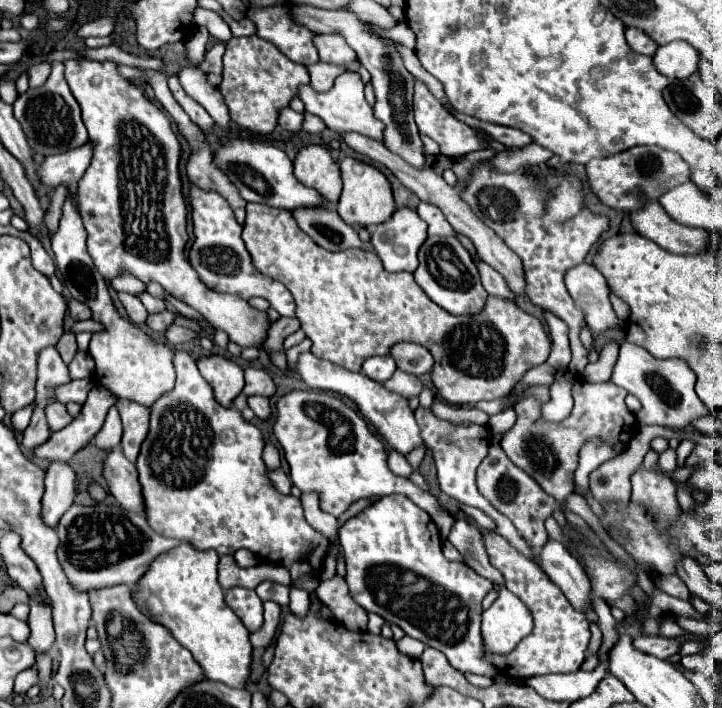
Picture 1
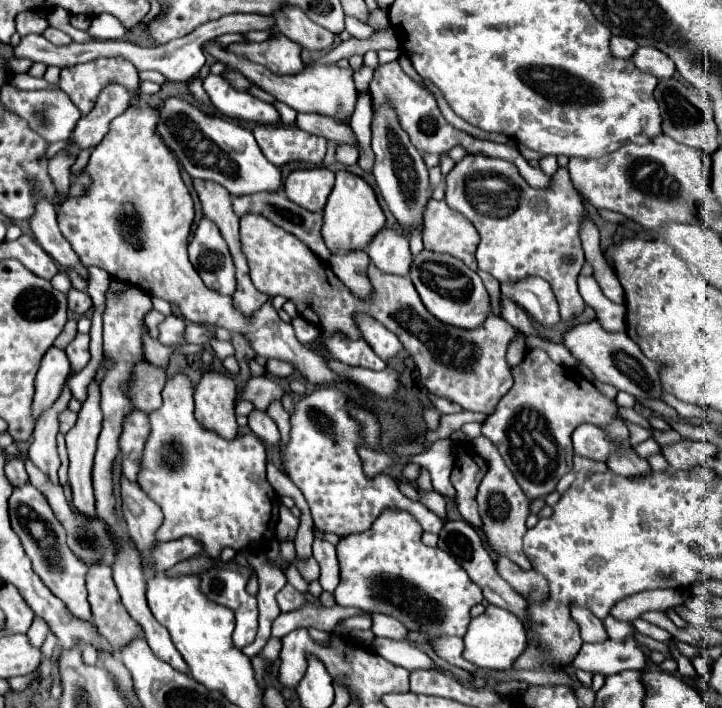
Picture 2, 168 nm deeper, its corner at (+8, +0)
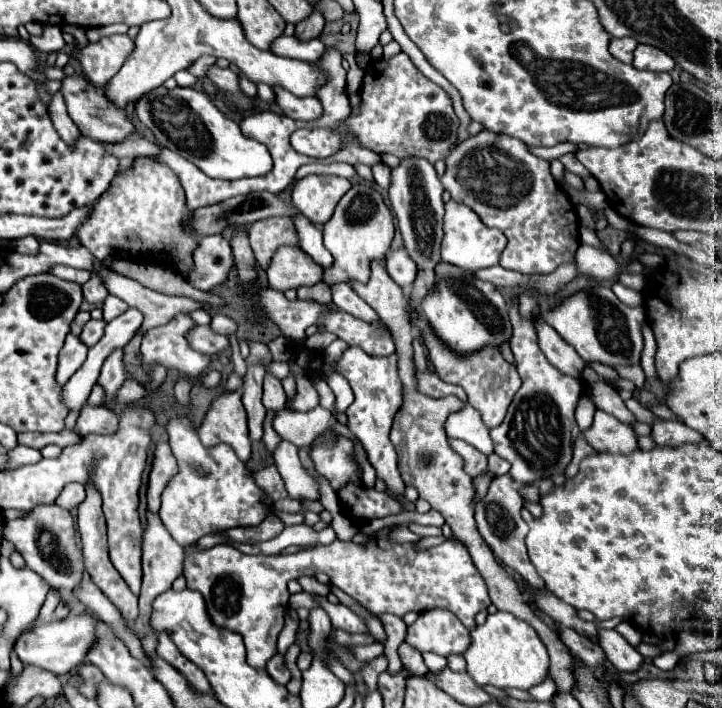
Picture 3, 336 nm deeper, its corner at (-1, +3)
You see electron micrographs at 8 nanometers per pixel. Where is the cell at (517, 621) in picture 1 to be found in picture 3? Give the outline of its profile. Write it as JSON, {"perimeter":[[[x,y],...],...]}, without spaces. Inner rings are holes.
{"perimeter":[[[497,611],[489,615],[483,625],[477,625],[471,631],[471,639],[471,647],[465,651],[465,661],[467,673],[479,687],[489,683],[499,689],[531,689],[541,683],[549,671],[549,655],[543,641],[537,637],[537,631],[513,613]]]}

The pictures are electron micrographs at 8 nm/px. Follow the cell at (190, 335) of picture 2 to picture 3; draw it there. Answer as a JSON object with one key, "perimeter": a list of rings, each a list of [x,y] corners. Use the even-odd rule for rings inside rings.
{"perimeter":[[[215,315],[209,323],[209,327],[215,331],[215,333],[221,333],[221,335],[229,335],[229,333],[235,333],[237,331],[237,325],[233,319],[225,317],[225,315]]]}

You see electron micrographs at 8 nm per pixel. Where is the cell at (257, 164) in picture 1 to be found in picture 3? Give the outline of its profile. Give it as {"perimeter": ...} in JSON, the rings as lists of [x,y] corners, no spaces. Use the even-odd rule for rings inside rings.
{"perimeter":[[[157,87],[141,97],[135,105],[139,121],[153,131],[161,147],[167,147],[181,157],[197,165],[205,175],[217,179],[243,179],[243,177],[261,177],[273,169],[273,159],[263,143],[257,139],[245,137],[237,121],[229,119],[219,111],[209,95],[193,87],[175,87],[167,91]]]}

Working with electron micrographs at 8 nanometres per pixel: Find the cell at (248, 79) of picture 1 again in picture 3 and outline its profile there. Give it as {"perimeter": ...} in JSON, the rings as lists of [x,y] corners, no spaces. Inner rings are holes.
{"perimeter":[[[313,11],[305,21],[301,21],[295,27],[295,37],[299,37],[301,41],[311,41],[311,39],[319,37],[319,33],[323,31],[323,25],[325,25],[325,19],[321,17],[321,13]]]}

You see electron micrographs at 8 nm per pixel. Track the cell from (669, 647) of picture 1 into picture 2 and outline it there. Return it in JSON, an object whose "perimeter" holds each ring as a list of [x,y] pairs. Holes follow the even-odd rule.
{"perimeter":[[[606,640],[604,644],[582,644],[580,652],[572,658],[572,666],[610,676],[622,670],[642,670],[646,666],[646,656],[636,640]]]}

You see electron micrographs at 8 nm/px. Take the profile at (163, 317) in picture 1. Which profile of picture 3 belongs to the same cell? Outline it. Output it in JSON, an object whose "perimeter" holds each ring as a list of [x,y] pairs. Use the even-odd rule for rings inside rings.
{"perimeter":[[[195,325],[187,333],[187,341],[193,349],[197,349],[199,353],[205,353],[205,355],[221,353],[229,347],[229,341],[225,335],[217,335],[209,327],[203,327],[203,325]]]}

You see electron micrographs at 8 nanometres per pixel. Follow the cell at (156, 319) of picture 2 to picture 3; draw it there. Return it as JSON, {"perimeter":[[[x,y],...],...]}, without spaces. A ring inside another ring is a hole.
{"perimeter":[[[185,315],[185,317],[173,317],[169,325],[159,325],[149,329],[141,343],[145,365],[161,363],[167,369],[179,371],[179,375],[189,375],[189,377],[201,375],[209,365],[209,355],[197,353],[189,347],[185,333],[193,325],[195,323]]]}

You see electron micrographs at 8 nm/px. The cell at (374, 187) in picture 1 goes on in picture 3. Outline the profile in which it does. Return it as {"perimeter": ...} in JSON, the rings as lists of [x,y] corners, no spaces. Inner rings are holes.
{"perimeter":[[[351,185],[351,189],[343,195],[343,199],[337,203],[333,217],[323,225],[323,241],[325,247],[335,257],[335,263],[331,269],[325,271],[323,281],[329,285],[355,279],[365,283],[369,279],[369,263],[373,259],[383,261],[385,253],[389,251],[391,239],[393,239],[393,215],[389,207],[383,203],[383,197],[369,185]]]}

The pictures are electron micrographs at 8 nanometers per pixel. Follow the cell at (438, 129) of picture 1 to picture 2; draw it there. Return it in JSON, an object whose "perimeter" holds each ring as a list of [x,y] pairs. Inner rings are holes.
{"perimeter":[[[398,60],[394,62],[388,62],[380,68],[376,68],[374,72],[374,78],[370,82],[370,88],[368,88],[368,94],[372,98],[372,110],[380,108],[380,104],[390,104],[396,114],[398,114],[398,122],[400,126],[404,128],[404,132],[408,132],[410,136],[410,142],[416,146],[418,152],[422,154],[442,154],[442,152],[448,152],[452,150],[456,144],[462,144],[466,148],[466,152],[482,152],[486,156],[496,156],[496,158],[506,158],[506,160],[516,160],[520,156],[520,152],[512,150],[510,146],[506,144],[496,144],[496,142],[488,142],[488,140],[478,140],[478,138],[472,138],[468,136],[466,132],[462,130],[456,130],[454,126],[450,126],[442,112],[438,110],[438,104],[434,100],[434,96],[424,88],[420,86],[416,80],[412,80],[398,64]]]}

